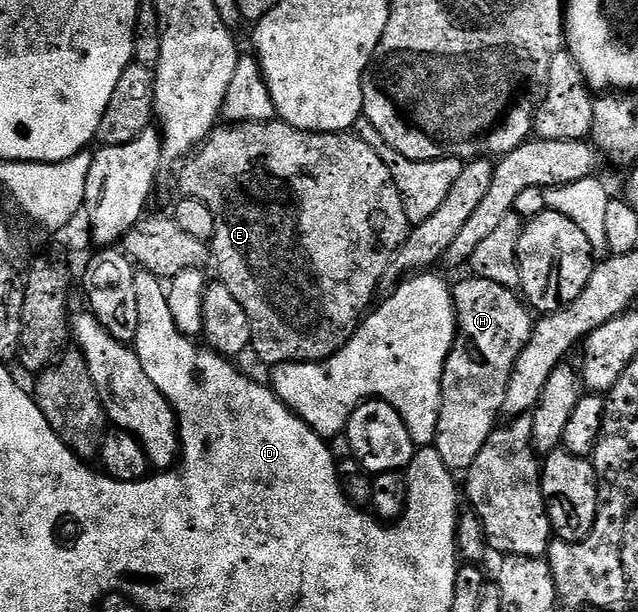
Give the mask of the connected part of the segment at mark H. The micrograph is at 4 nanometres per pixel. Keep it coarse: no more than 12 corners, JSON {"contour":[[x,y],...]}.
{"contour":[[453,283],[432,446],[465,472],[496,428],[535,319],[515,291]]}

